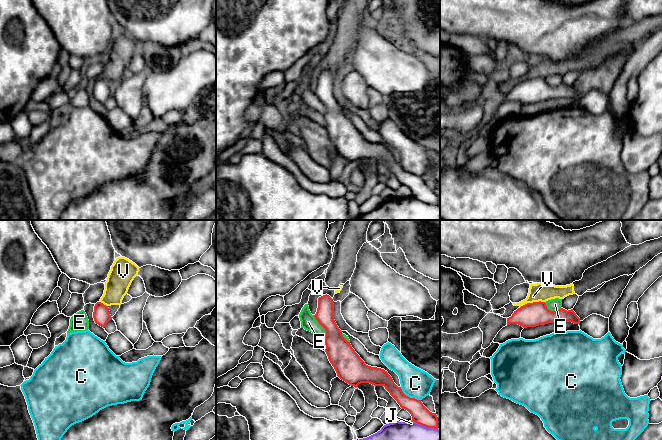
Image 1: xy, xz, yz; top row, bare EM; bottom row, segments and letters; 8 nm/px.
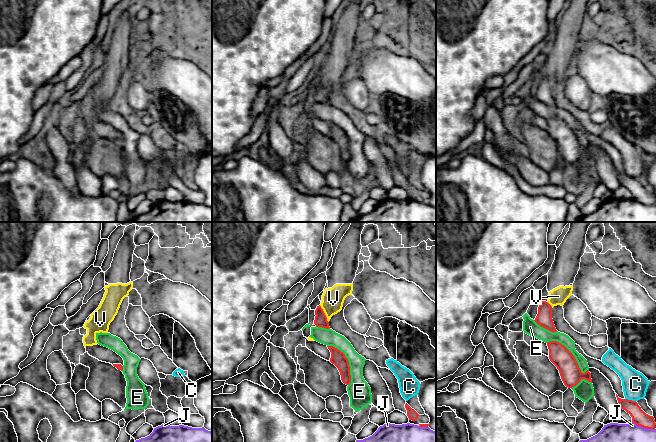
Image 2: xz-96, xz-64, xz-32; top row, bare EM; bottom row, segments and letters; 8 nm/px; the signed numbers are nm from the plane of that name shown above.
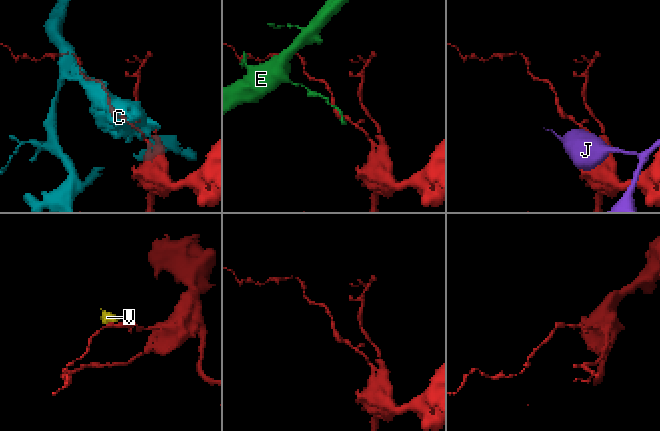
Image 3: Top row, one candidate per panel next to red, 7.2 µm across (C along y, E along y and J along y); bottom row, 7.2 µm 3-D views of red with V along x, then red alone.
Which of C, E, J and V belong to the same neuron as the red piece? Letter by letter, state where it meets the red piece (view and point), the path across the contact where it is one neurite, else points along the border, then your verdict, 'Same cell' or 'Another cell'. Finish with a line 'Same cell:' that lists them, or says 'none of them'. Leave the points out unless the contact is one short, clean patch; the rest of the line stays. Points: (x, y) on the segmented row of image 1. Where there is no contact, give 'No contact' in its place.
C: Touches red at xz (409, 397). Another cell
E: Touches red at xz (322, 326). Another cell
J: Touches red at xz (424, 425). Another cell
V: Touches red at yz (533, 302). Boundary: yz (544, 301), (527, 302), (520, 307). Another cell
Same cell: none of them

